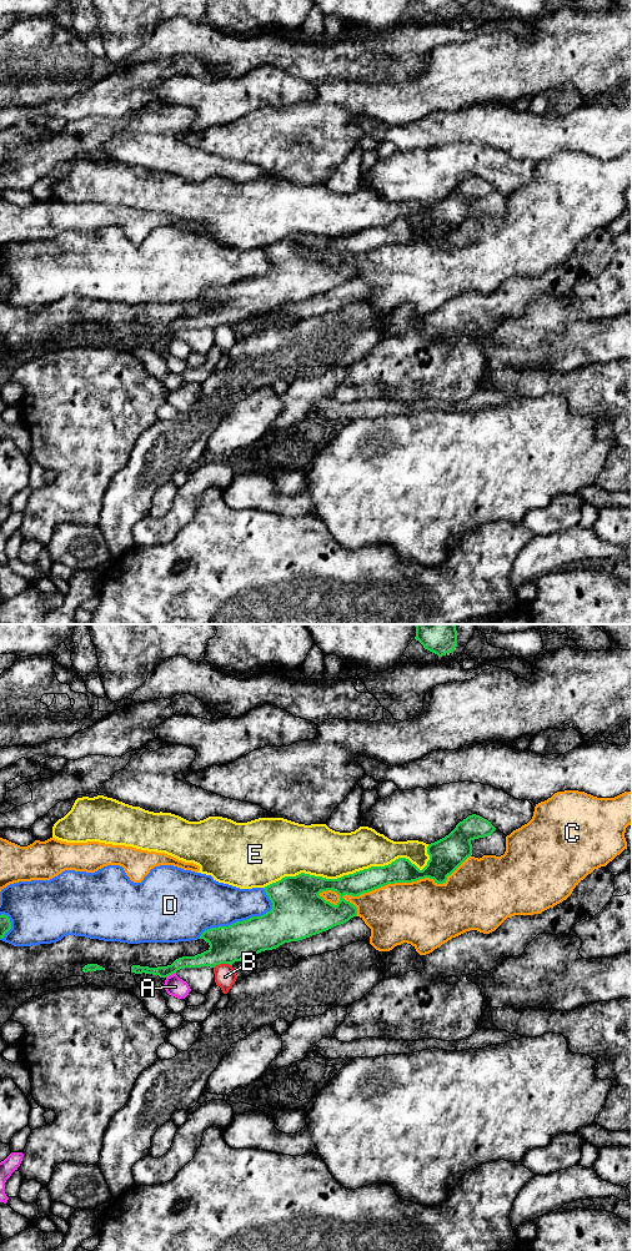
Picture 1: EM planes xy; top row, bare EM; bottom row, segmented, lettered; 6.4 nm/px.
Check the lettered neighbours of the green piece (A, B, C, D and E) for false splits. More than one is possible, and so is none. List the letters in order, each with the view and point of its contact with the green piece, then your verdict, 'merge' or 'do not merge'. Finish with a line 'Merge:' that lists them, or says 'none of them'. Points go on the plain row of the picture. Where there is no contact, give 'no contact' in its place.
A: contact xy (170, 335); do not merge
B: contact xy (222, 323); do not merge
C: contact xy (394, 244); do not merge
D: contact xy (244, 281); do not merge
E: contact xy (356, 232); do not merge
Merge: none of them

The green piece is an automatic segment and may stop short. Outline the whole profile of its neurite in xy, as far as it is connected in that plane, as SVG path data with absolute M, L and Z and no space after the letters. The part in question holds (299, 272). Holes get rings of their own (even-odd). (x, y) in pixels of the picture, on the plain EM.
M468 176L448 196L428 205L430 221L422 231L408 220L398 218L388 226L371 227L337 240L305 233L285 237L264 248L272 263L272 270L266 275L205 291L199 300L204 300L210 308L201 315L179 318L167 327L132 326L131 333L167 338L184 328L232 326L285 303L320 295L357 276L357 268L346 262L343 256L358 257L387 245L412 243L425 238L443 245L472 216L471 202L488 197L495 191L487 180ZM327 251L340 256L336 266L318 256Z

